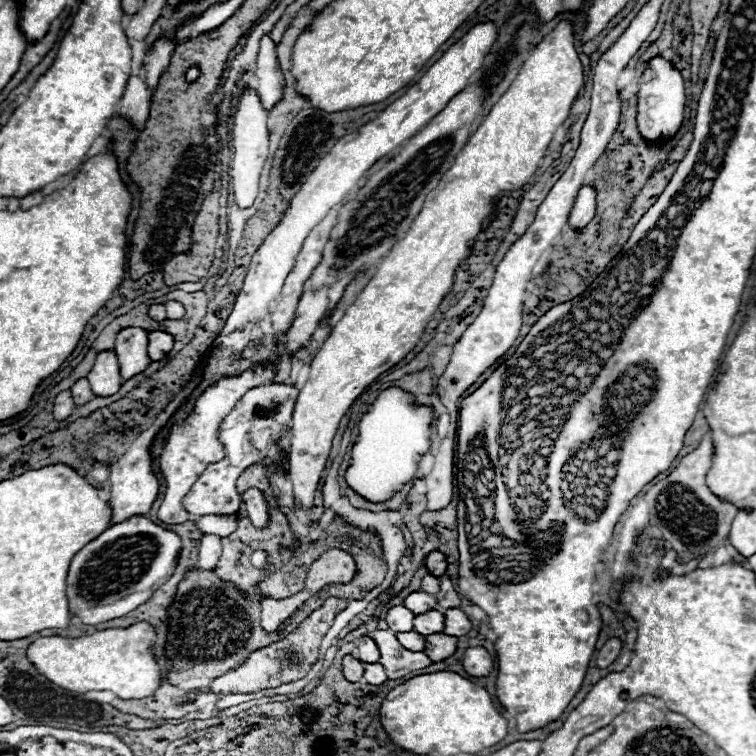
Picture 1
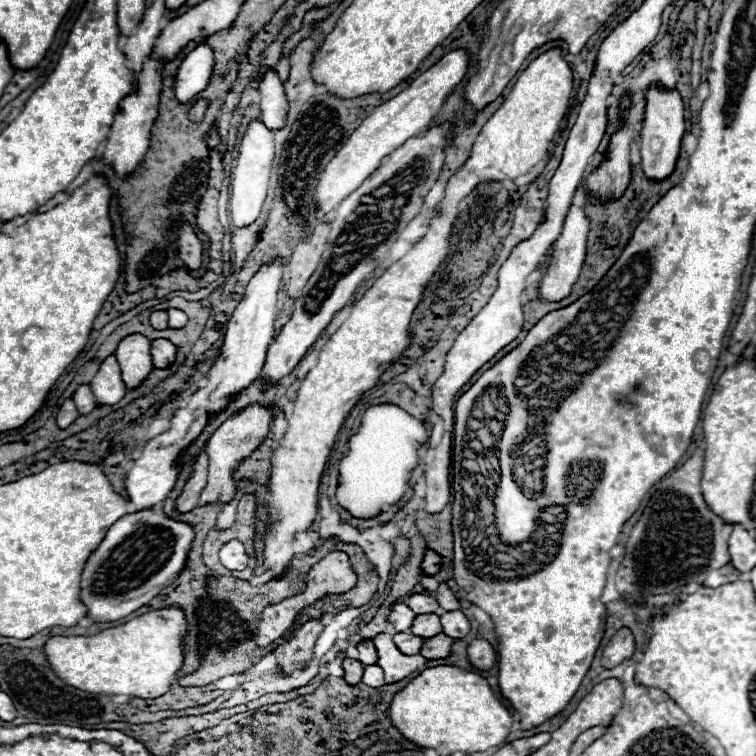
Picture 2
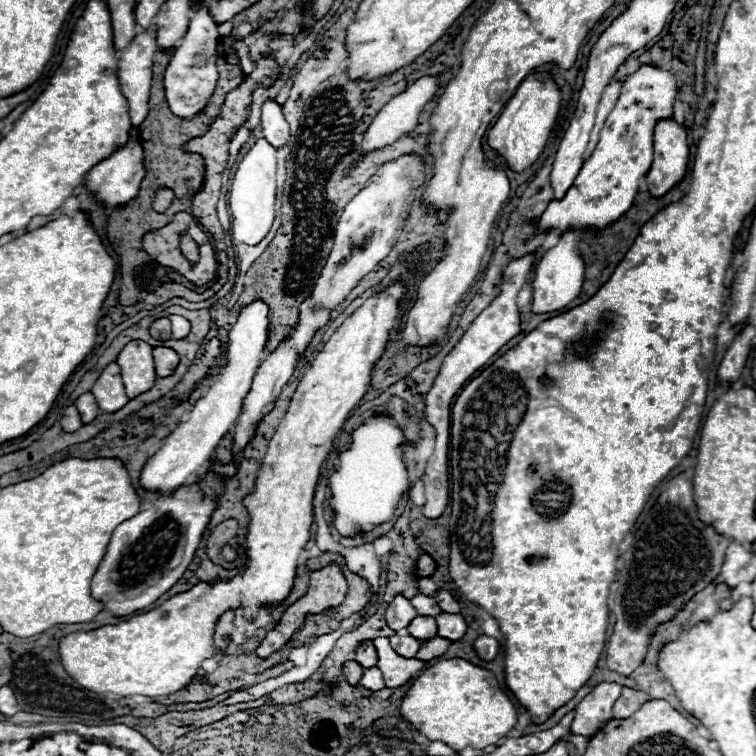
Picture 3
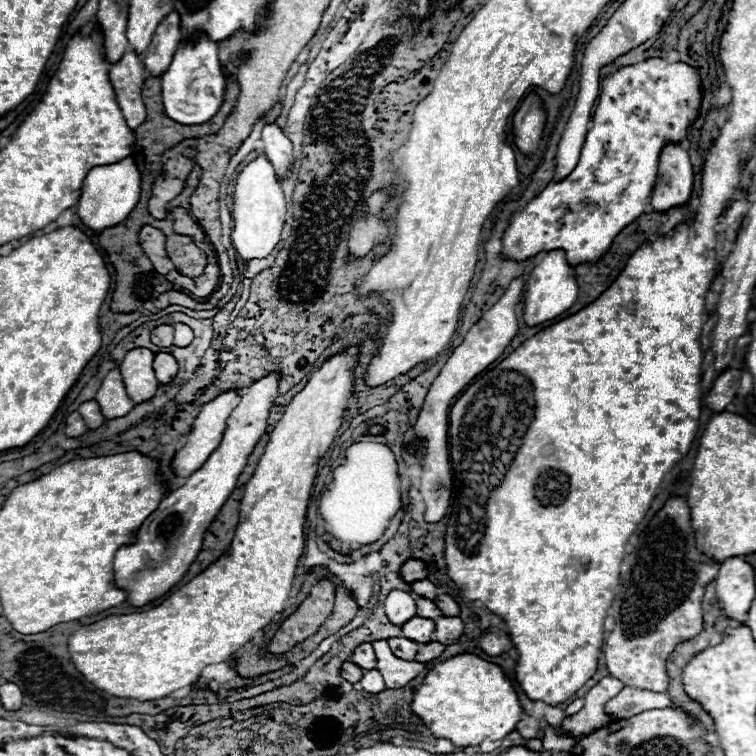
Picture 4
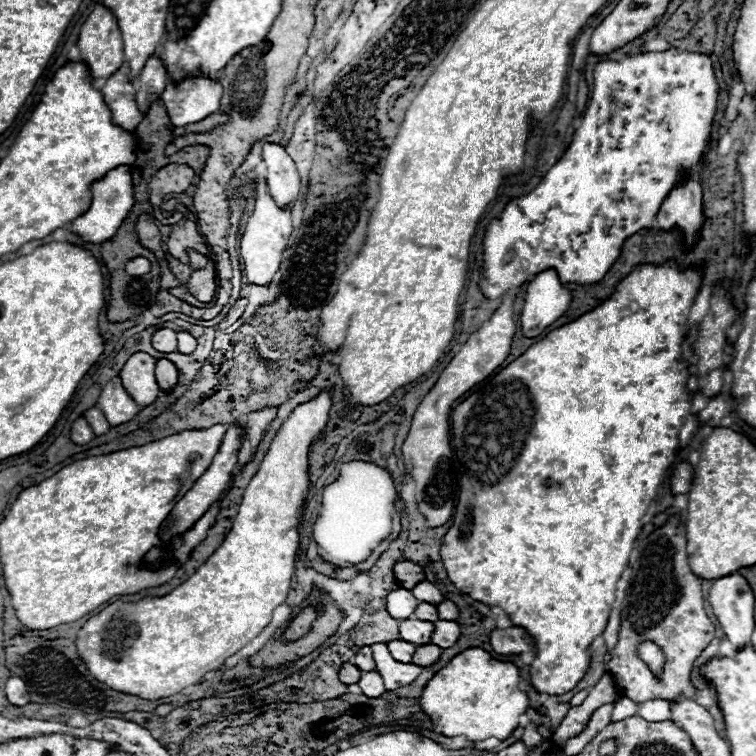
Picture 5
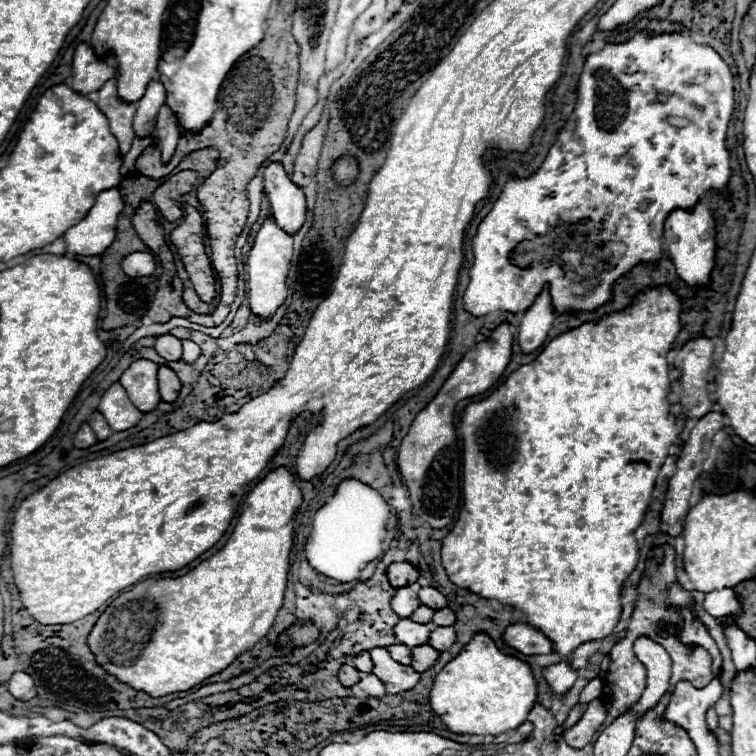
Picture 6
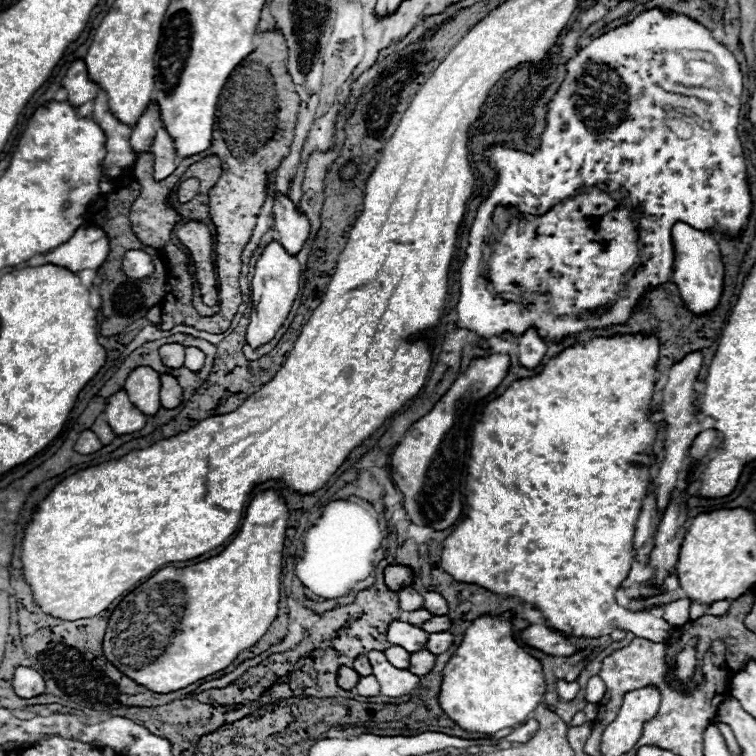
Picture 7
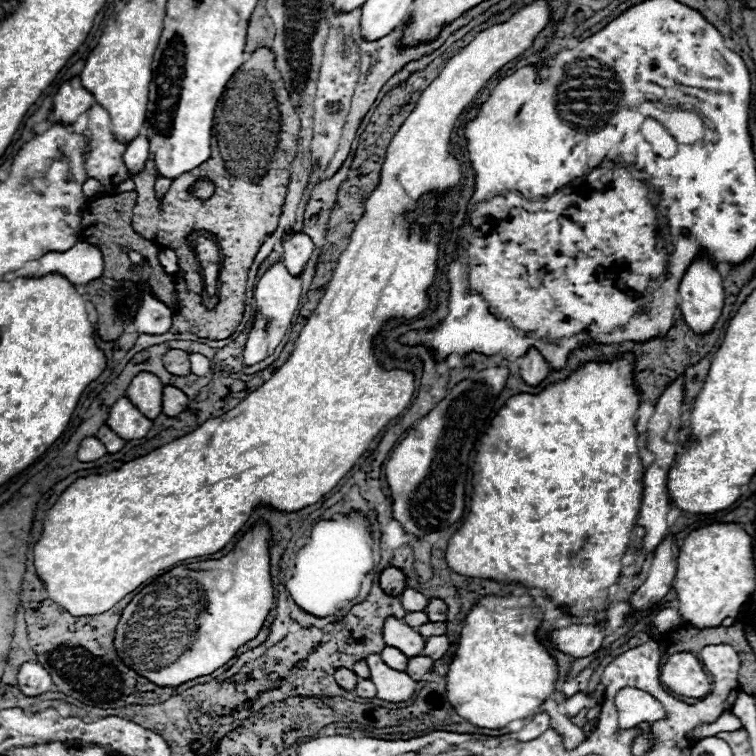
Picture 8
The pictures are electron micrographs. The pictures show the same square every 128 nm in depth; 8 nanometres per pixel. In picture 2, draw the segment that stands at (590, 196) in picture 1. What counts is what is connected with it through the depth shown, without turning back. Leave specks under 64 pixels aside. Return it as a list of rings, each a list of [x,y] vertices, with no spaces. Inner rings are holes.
[[[570,206],[568,214],[566,214],[566,220],[564,220],[564,230],[562,230],[560,238],[554,242],[554,254],[552,254],[548,272],[540,282],[540,296],[542,298],[558,302],[558,300],[566,298],[572,292],[572,286],[578,280],[582,264],[584,264],[588,232],[590,232],[590,220],[588,220],[586,212],[580,206]]]

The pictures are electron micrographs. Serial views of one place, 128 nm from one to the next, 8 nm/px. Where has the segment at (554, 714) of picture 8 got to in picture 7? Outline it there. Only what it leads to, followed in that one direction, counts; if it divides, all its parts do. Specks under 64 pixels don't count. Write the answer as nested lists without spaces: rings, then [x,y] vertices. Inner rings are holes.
[[[586,720],[582,726],[574,726],[574,728],[570,728],[568,730],[568,742],[572,744],[572,748],[578,748],[578,750],[582,750],[582,746],[584,746],[584,742],[586,742],[586,738],[592,734],[592,722],[590,720]]]

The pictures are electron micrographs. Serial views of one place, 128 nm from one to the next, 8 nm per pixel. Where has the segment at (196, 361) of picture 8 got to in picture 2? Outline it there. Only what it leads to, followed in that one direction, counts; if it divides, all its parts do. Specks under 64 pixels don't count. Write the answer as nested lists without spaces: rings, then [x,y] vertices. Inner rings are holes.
[[[168,308],[168,324],[172,326],[172,328],[182,328],[186,322],[188,322],[188,316],[186,316],[186,312],[182,312],[182,310],[178,310],[178,308]]]

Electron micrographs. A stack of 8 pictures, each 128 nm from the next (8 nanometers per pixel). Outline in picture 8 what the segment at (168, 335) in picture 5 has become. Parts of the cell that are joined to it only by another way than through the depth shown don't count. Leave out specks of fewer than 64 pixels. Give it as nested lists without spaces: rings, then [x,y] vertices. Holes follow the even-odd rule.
[[[172,348],[164,354],[164,366],[166,370],[170,370],[174,376],[180,374],[190,374],[190,360],[188,360],[188,352]]]

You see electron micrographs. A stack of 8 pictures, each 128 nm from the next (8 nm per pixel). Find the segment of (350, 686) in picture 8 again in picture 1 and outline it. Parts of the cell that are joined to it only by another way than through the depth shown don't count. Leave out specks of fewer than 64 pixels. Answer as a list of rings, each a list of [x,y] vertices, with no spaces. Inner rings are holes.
[[[346,654],[344,660],[342,660],[342,664],[344,664],[342,672],[344,672],[344,676],[346,676],[350,682],[360,682],[360,680],[362,680],[364,662],[360,662],[360,660],[356,660],[356,658],[352,658],[352,656]]]

